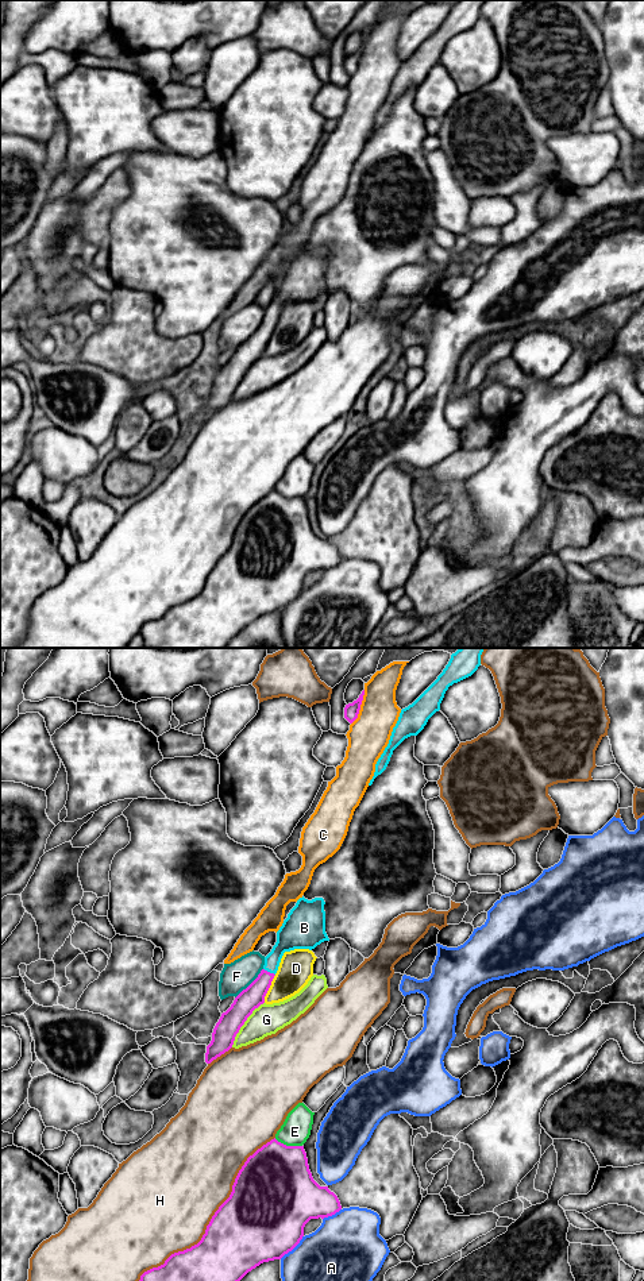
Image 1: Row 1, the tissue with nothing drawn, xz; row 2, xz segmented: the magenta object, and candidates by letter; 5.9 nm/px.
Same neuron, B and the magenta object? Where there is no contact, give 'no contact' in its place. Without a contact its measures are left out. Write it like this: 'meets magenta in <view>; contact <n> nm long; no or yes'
meets magenta in xz; contact 80 nm long; yes

